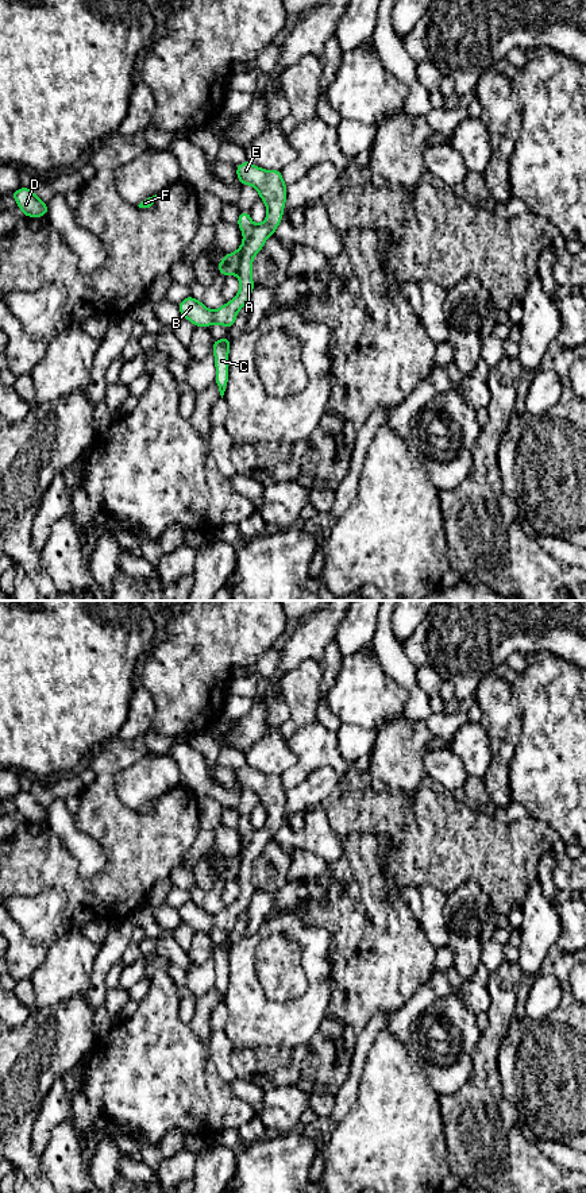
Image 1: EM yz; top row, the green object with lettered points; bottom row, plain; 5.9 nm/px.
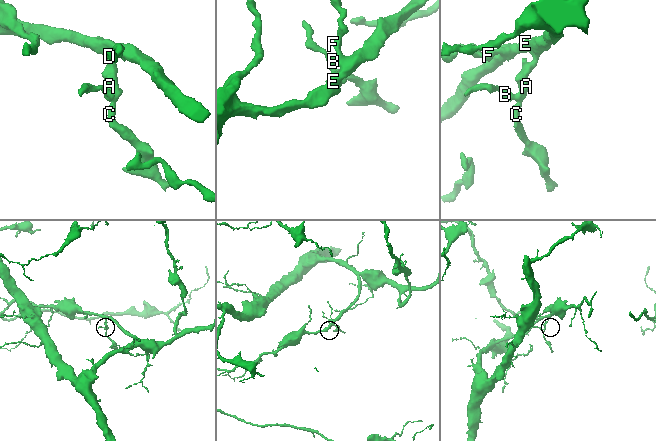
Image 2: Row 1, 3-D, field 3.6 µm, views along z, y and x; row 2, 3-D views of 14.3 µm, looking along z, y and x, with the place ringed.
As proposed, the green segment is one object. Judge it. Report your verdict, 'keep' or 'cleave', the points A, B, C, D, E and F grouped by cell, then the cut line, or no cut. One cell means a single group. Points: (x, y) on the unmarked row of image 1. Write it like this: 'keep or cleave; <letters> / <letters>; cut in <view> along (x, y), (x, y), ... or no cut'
cleave; A B D E F / C; cut in yz along (255, 830), (242, 850), (241, 869), (236, 879)

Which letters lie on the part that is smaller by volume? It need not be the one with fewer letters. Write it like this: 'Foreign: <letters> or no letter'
Foreign: C

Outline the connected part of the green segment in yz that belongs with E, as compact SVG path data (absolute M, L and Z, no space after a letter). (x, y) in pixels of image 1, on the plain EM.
M244 765L236 771L236 780L240 789L251 789L258 795L267 812L267 821L263 827L254 831L251 842L242 850L240 870L236 879L240 893L234 904L223 908L216 915L205 912L203 906L194 904L190 899L178 908L181 920L194 931L209 933L211 928L220 928L232 933L238 916L247 910L255 889L251 881L252 864L263 853L267 842L275 838L278 829L282 826L286 788L281 775L265 775Z

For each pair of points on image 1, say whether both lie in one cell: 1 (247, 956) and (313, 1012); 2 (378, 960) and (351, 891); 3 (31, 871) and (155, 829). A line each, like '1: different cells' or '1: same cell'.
1: same cell
2: same cell
3: same cell

